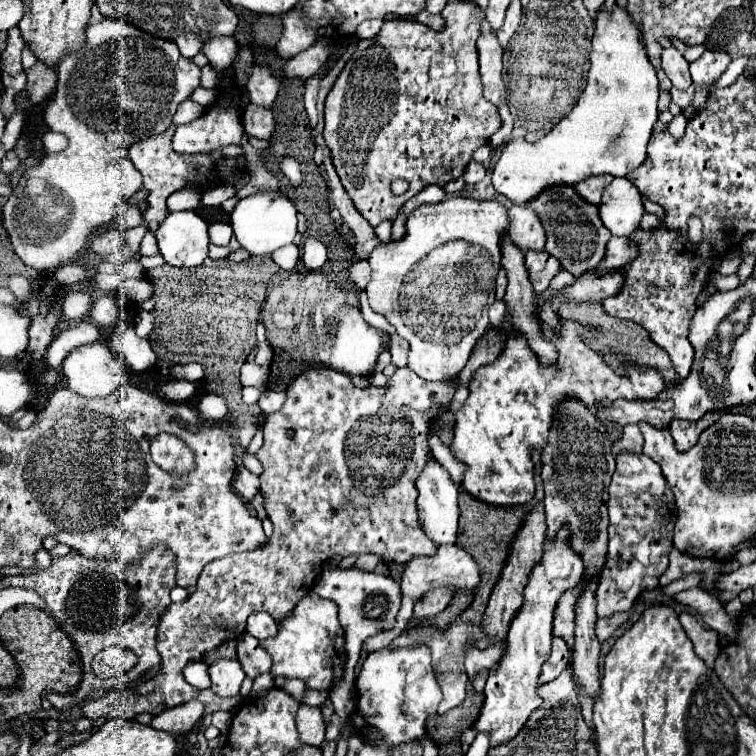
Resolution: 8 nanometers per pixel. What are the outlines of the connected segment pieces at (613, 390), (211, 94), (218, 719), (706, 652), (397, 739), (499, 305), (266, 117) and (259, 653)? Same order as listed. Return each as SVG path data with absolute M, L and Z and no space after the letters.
M558 318L558 334L556 330L542 322L546 326L546 338L558 346L558 360L556 364L542 364L538 362L538 356L522 342L522 338L508 336L504 342L502 352L498 358L486 366L482 366L472 382L470 382L470 396L464 402L464 406L456 414L456 426L454 426L454 440L452 440L452 452L460 462L468 464L468 472L462 480L462 488L470 492L474 498L488 502L492 506L518 506L526 504L534 496L534 464L532 464L532 452L544 450L554 416L562 402L566 400L578 400L584 404L590 414L598 414L598 410L604 404L616 402L616 400L634 400L634 398L656 398L664 390L664 378L660 370L656 368L640 368L634 362L620 362L620 368L626 372L624 376L616 374L604 360L604 354L598 354L592 350L592 346L586 342L586 338L594 338L598 330L594 326L582 326L580 322L562 322Z
M198 86L198 90L194 90L194 92L190 94L190 98L192 98L194 102L202 104L202 106L210 106L210 104L214 102L214 98L216 98L216 90L208 90L208 88Z
M218 712L218 716L216 716L216 714L212 716L212 724L218 726L218 730L220 730L222 734L228 734L230 722L232 722L232 714L230 714L230 712Z
M686 610L680 614L680 624L684 626L688 638L692 640L696 654L712 668L714 660L716 660L716 656L720 652L720 648L718 648L718 632L700 626L698 620Z
M428 646L406 648L382 648L370 652L356 678L356 698L360 720L366 726L378 728L386 744L412 742L424 734L424 722L430 714L436 714L442 702L442 688L434 678L432 658Z
M496 300L496 302L490 306L490 324L492 324L492 326L500 326L504 314L506 314L506 302L504 302L504 300Z
M248 104L242 114L242 124L244 124L244 130L248 136L260 138L260 140L270 140L270 136L274 132L272 110Z
M248 634L240 636L236 650L238 650L238 662L242 664L242 668L250 680L256 680L260 674L270 672L272 658L266 654L266 650L260 648L260 644L254 636L248 636Z

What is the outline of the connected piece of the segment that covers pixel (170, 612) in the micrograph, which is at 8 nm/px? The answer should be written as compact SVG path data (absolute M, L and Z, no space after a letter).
M310 368L302 372L288 388L284 406L268 414L262 432L264 446L258 450L258 460L264 470L260 474L260 492L264 496L264 510L274 522L274 534L268 538L260 550L240 556L226 556L216 564L208 564L204 574L200 574L196 590L188 600L180 604L170 604L160 616L156 650L162 658L158 674L146 680L140 688L110 690L104 698L84 700L82 716L90 720L112 720L120 716L138 716L142 712L162 714L174 706L180 706L198 696L198 688L190 686L182 674L188 662L202 662L206 654L216 650L222 642L234 640L244 634L246 618L252 612L264 610L276 622L286 618L290 610L312 590L314 578L322 564L334 556L348 554L380 554L388 562L406 564L416 554L432 556L436 552L434 542L430 542L418 526L416 480L422 472L424 462L432 458L428 444L428 434L434 420L446 412L446 402L458 390L458 380L450 382L426 382L418 378L410 368L400 368L388 380L384 388L376 386L356 386L352 376L332 370L332 368Z

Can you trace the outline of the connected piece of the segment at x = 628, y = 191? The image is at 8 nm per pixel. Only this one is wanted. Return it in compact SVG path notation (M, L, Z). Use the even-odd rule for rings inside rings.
M614 178L604 190L600 218L614 236L630 236L640 230L644 204L640 190L626 178Z

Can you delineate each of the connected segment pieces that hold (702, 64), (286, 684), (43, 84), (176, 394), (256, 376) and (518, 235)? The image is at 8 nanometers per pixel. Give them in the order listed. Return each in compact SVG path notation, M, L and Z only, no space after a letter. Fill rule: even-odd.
M706 50L698 60L690 62L690 74L694 80L694 108L702 110L710 96L710 88L720 80L728 64L732 62L726 50Z
M276 678L274 680L278 688L282 688L284 692L288 692L290 696L294 696L298 702L304 700L306 694L306 684L302 680L292 680L292 678Z
M38 60L32 68L28 68L28 84L26 90L34 104L46 100L56 88L56 70Z
M166 382L160 390L168 400L174 402L186 402L196 394L196 384L194 382Z
M246 362L242 366L242 374L240 374L240 382L242 386L254 386L258 390L266 390L266 380L268 380L268 368L258 366L254 362Z
M510 206L510 240L522 248L524 252L528 250L544 250L546 244L546 236L542 230L542 224L538 220L538 216L534 214L534 210L526 208L526 206Z

